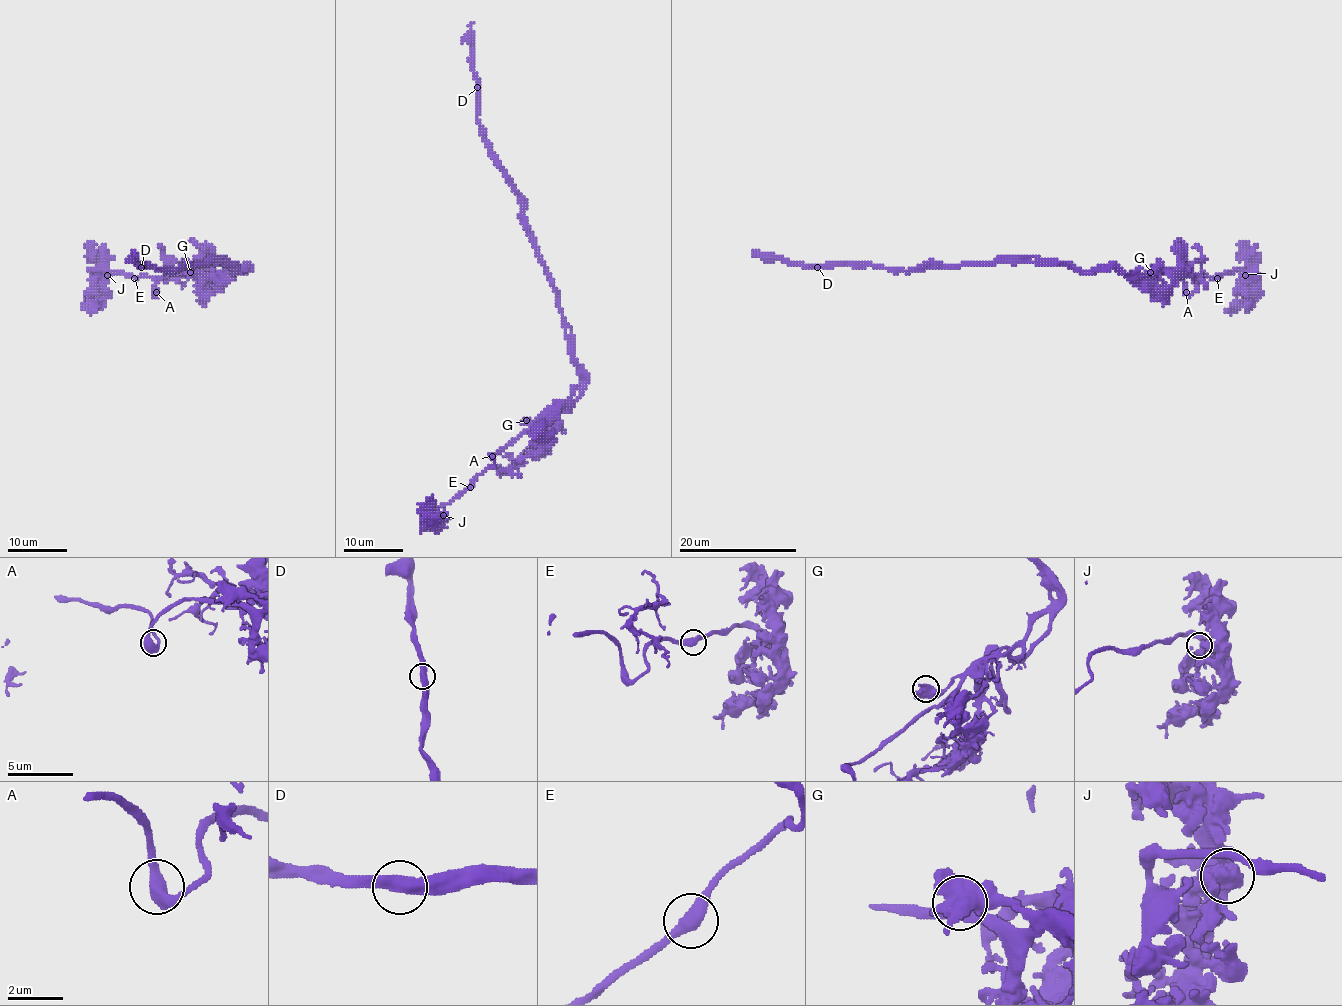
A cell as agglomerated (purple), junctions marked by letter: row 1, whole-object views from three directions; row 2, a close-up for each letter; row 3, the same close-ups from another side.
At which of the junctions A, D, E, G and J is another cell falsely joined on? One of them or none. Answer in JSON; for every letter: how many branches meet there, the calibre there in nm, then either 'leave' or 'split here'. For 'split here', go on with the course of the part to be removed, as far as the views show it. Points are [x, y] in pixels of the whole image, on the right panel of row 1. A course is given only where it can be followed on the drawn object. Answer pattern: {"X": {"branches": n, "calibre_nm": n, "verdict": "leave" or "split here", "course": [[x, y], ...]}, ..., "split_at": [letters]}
{"A": {"branches": 2, "calibre_nm": 500, "verdict": "leave"}, "D": {"branches": 2, "calibre_nm": 480, "verdict": "split here", "course": [[817, 267], [876, 266], [895, 272], [1065, 263], [1091, 273], [1136, 270], [1134, 282], [1161, 260]]}, "E": {"branches": 2, "calibre_nm": 440, "verdict": "leave"}, "G": {"branches": 2, "calibre_nm": 480, "verdict": "leave"}, "J": {"branches": 2, "calibre_nm": 500, "verdict": "leave"}, "split_at": ["D"]}

